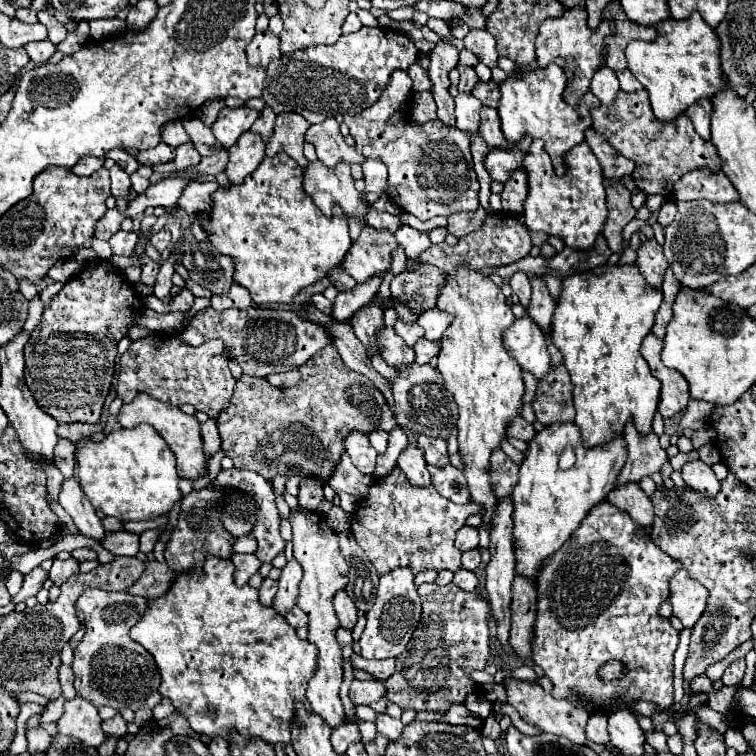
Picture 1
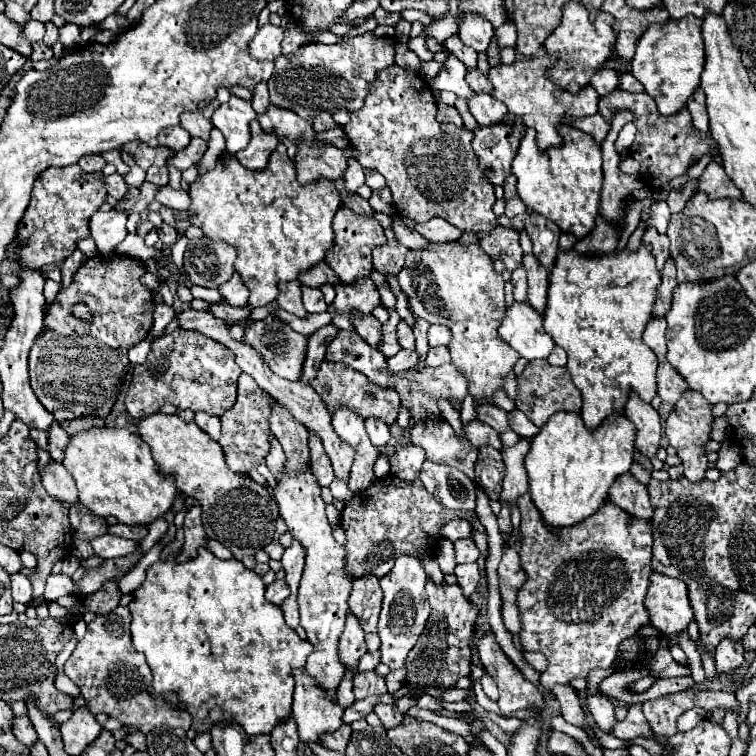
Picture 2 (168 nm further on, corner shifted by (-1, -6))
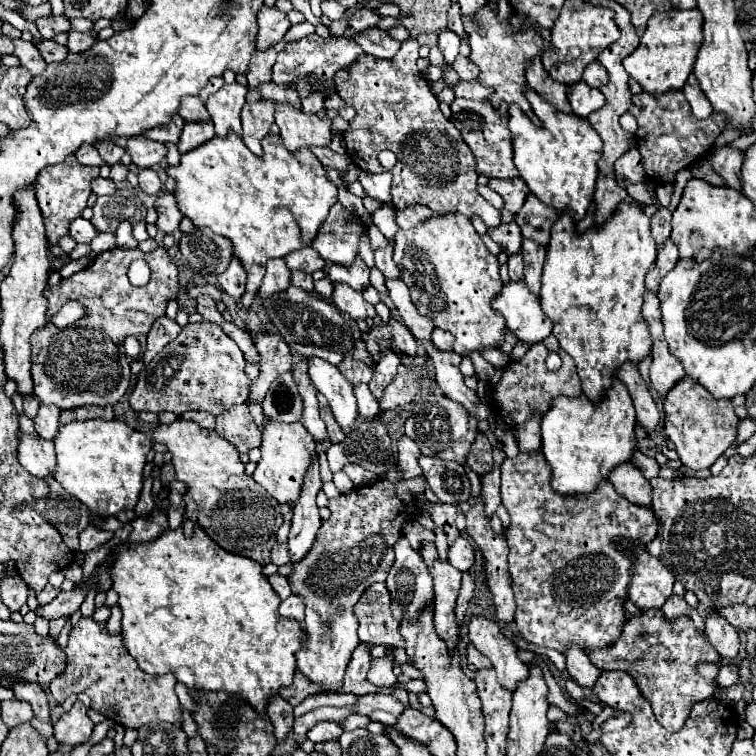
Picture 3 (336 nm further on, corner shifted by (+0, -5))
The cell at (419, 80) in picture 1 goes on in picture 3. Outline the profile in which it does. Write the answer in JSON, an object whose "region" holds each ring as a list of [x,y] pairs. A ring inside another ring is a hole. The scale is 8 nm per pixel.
{"region":[[[367,29],[367,31],[359,33],[355,37],[355,41],[363,49],[367,49],[367,53],[377,55],[377,57],[385,57],[385,59],[391,59],[395,55],[395,51],[401,49],[401,41],[393,39],[387,31],[381,31],[381,29]]]}

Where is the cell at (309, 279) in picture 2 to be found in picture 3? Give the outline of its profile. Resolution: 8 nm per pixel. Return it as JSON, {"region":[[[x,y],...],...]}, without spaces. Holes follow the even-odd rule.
{"region":[[[305,247],[303,251],[295,251],[293,255],[287,255],[285,263],[291,271],[297,269],[297,271],[303,271],[303,273],[309,273],[309,275],[313,271],[325,269],[325,259],[319,253],[315,253],[313,247]]]}

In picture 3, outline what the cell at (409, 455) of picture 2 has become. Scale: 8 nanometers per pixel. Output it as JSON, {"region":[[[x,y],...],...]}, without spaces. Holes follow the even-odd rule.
{"region":[[[401,437],[397,443],[397,471],[403,475],[403,479],[413,479],[421,475],[421,467],[419,467],[419,457],[421,451],[415,445],[415,441],[411,441],[409,437]]]}

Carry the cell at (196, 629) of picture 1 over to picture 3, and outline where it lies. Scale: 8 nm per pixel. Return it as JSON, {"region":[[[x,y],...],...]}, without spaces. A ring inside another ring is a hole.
{"region":[[[195,525],[191,537],[185,537],[181,529],[167,529],[151,543],[115,549],[111,577],[123,609],[125,647],[141,671],[153,677],[173,673],[189,691],[225,691],[239,695],[257,713],[265,713],[269,699],[281,687],[293,683],[297,671],[295,651],[303,647],[305,631],[299,623],[279,615],[281,599],[263,575],[263,567],[253,559],[223,551],[199,525]]]}

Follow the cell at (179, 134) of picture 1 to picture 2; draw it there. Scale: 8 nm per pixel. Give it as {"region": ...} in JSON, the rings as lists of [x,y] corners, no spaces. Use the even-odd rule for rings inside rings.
{"region":[[[172,126],[172,128],[164,130],[164,132],[160,132],[158,142],[160,142],[162,146],[172,148],[172,150],[182,150],[182,148],[186,148],[188,142],[190,142],[190,134],[188,134],[182,126]]]}

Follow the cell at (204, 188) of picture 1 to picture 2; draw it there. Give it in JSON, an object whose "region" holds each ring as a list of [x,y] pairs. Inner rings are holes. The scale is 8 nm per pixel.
{"region":[[[164,186],[158,190],[156,194],[156,200],[172,210],[178,210],[178,212],[186,212],[190,208],[190,196],[184,192],[184,190],[174,190],[170,186]]]}

